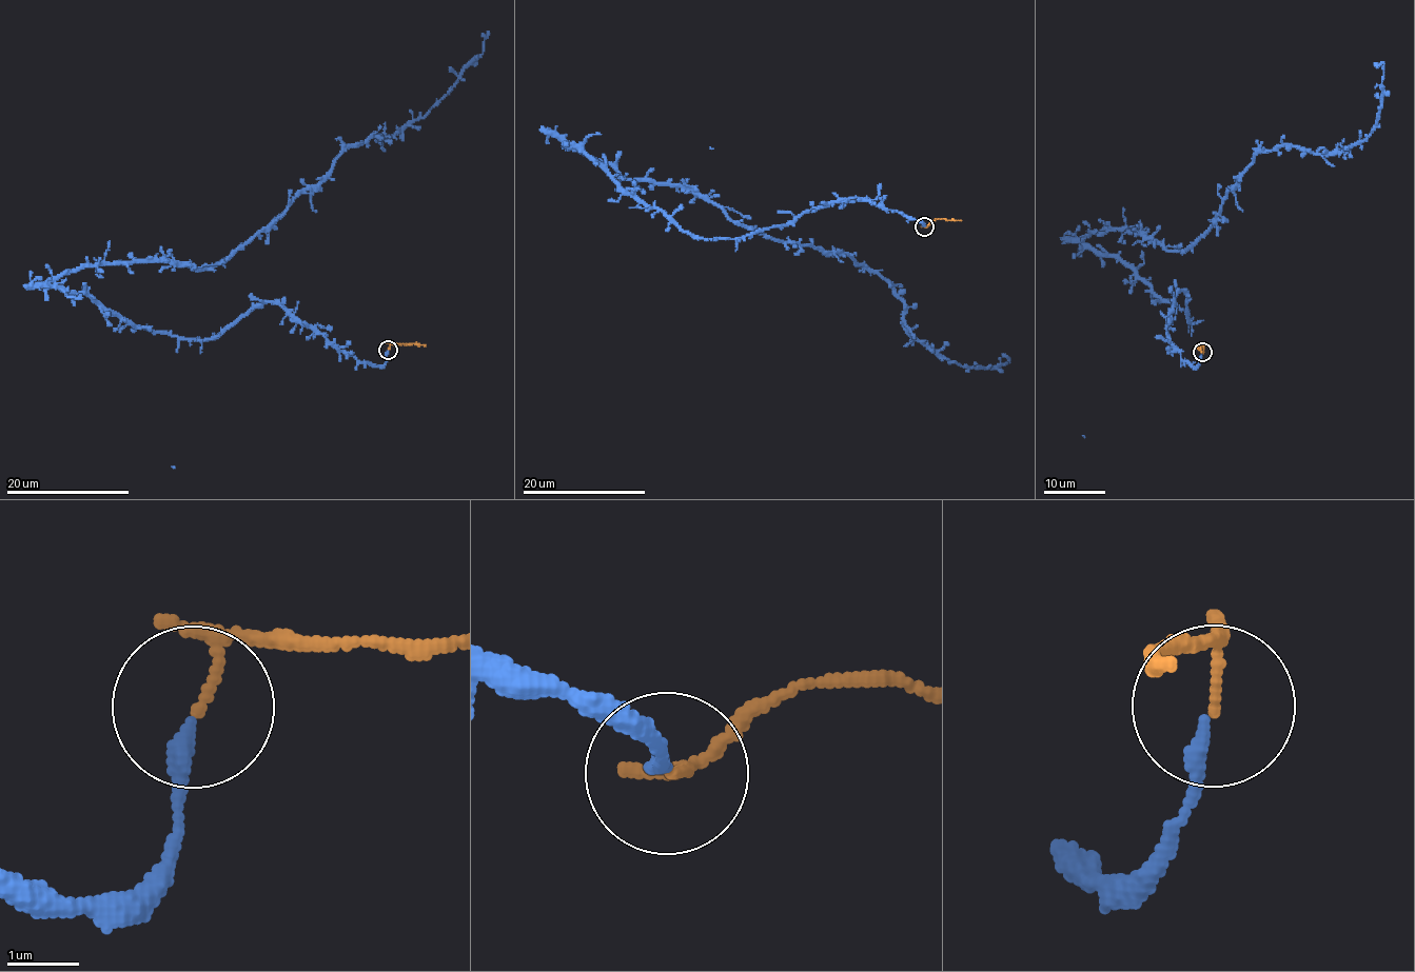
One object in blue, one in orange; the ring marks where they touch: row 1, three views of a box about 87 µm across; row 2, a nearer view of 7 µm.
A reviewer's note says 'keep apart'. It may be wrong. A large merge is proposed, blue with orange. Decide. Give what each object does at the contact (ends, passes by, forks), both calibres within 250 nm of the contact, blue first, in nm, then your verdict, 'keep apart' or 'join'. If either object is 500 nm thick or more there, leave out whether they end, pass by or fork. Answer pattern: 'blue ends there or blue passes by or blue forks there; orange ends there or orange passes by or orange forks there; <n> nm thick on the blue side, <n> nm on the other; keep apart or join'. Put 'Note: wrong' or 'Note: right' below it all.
blue ends there; orange passes by; 200 nm thick on the blue side, 80 nm on the other; keep apart
Note: right

